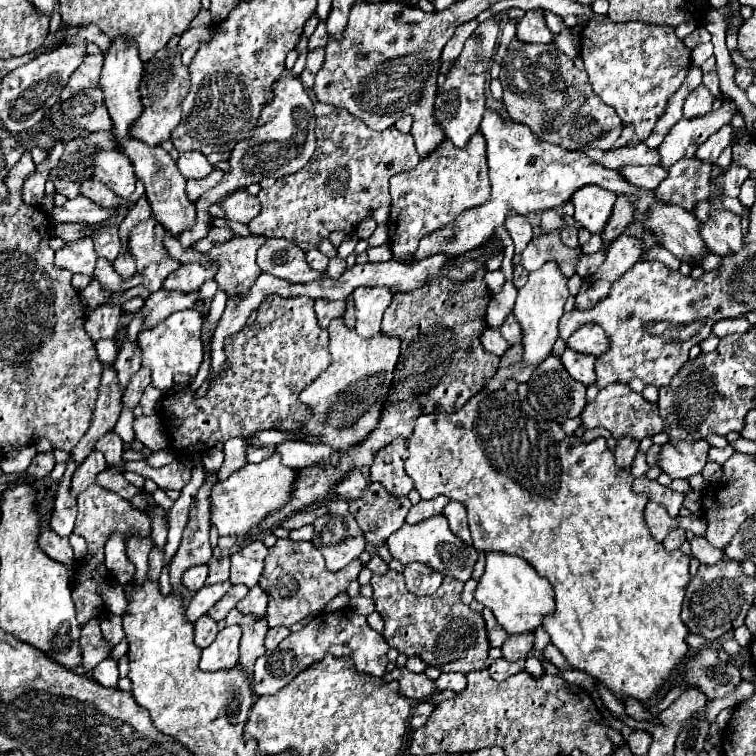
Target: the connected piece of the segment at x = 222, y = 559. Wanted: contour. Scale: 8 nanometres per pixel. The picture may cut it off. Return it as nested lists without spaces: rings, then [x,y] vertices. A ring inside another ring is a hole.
[[[220,555],[220,557],[212,557],[208,561],[210,567],[210,575],[208,575],[208,585],[216,585],[228,579],[230,575],[230,557],[228,555]]]

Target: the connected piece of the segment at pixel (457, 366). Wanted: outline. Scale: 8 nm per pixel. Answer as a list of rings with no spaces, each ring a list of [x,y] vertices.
[[[486,265],[470,277],[470,281],[432,281],[428,287],[414,289],[410,293],[396,293],[394,301],[384,313],[382,333],[390,337],[398,337],[402,341],[402,355],[398,367],[394,371],[394,383],[384,405],[378,427],[368,435],[366,441],[354,445],[352,449],[342,453],[340,465],[336,467],[308,467],[298,471],[298,479],[294,483],[292,501],[268,515],[254,533],[262,529],[272,529],[292,513],[302,511],[304,507],[324,499],[332,485],[340,481],[346,473],[360,467],[370,467],[374,461],[374,453],[384,445],[392,443],[396,437],[408,439],[414,429],[414,421],[424,413],[454,413],[458,411],[470,397],[474,397],[484,383],[494,377],[498,371],[498,359],[492,353],[482,349],[478,341],[486,323],[486,307],[492,297],[490,289],[484,283]]]

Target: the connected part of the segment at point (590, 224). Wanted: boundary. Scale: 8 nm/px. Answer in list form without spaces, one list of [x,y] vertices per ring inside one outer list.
[[[586,185],[582,189],[578,189],[572,197],[572,203],[574,203],[574,221],[578,225],[582,225],[584,229],[588,229],[590,233],[600,233],[612,213],[612,207],[614,207],[614,201],[616,201],[616,195],[612,191],[606,191],[606,189],[600,189],[598,185]]]

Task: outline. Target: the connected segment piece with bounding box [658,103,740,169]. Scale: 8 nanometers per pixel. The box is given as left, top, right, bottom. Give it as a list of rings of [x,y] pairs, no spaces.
[[[722,103],[720,109],[710,111],[706,117],[686,119],[682,117],[666,135],[664,143],[658,147],[662,157],[662,167],[670,167],[684,157],[694,157],[698,145],[702,145],[710,135],[714,135],[722,125],[728,125],[740,109],[736,103]]]

